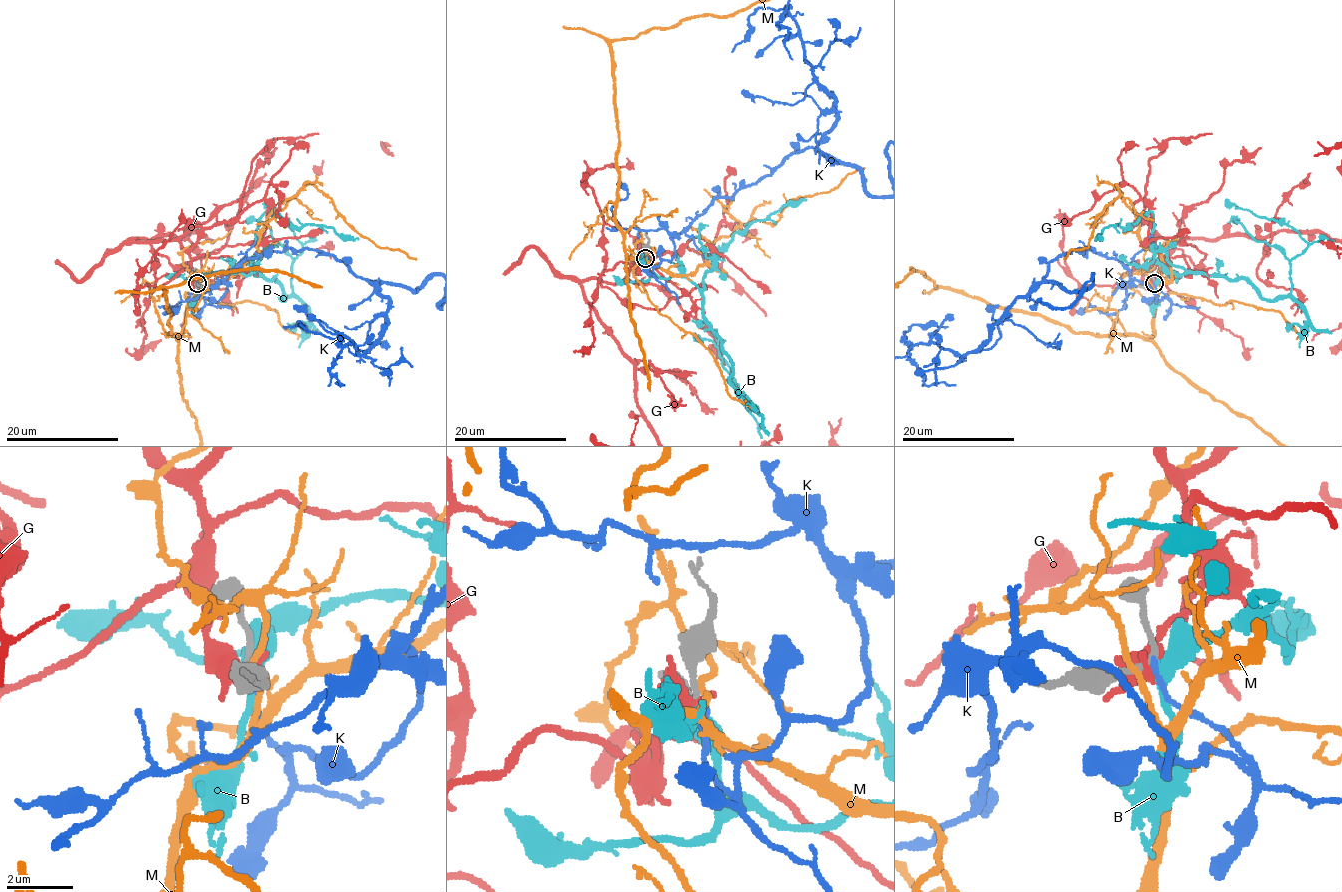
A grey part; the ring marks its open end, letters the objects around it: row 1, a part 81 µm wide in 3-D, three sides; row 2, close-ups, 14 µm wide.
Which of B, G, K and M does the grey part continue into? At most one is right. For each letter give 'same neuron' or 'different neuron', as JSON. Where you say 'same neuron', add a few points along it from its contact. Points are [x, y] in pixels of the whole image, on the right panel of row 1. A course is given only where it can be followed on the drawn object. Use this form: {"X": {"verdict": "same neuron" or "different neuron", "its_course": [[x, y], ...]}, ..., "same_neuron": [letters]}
{"B": {"verdict": "same neuron", "its_course": [[1154, 282], [1171, 271], [1215, 274], [1244, 278], [1267, 299], [1289, 292], [1289, 261], [1308, 243], [1224, 201]]}, "G": {"verdict": "different neuron"}, "K": {"verdict": "different neuron"}, "M": {"verdict": "different neuron"}, "same_neuron": ["B"]}

